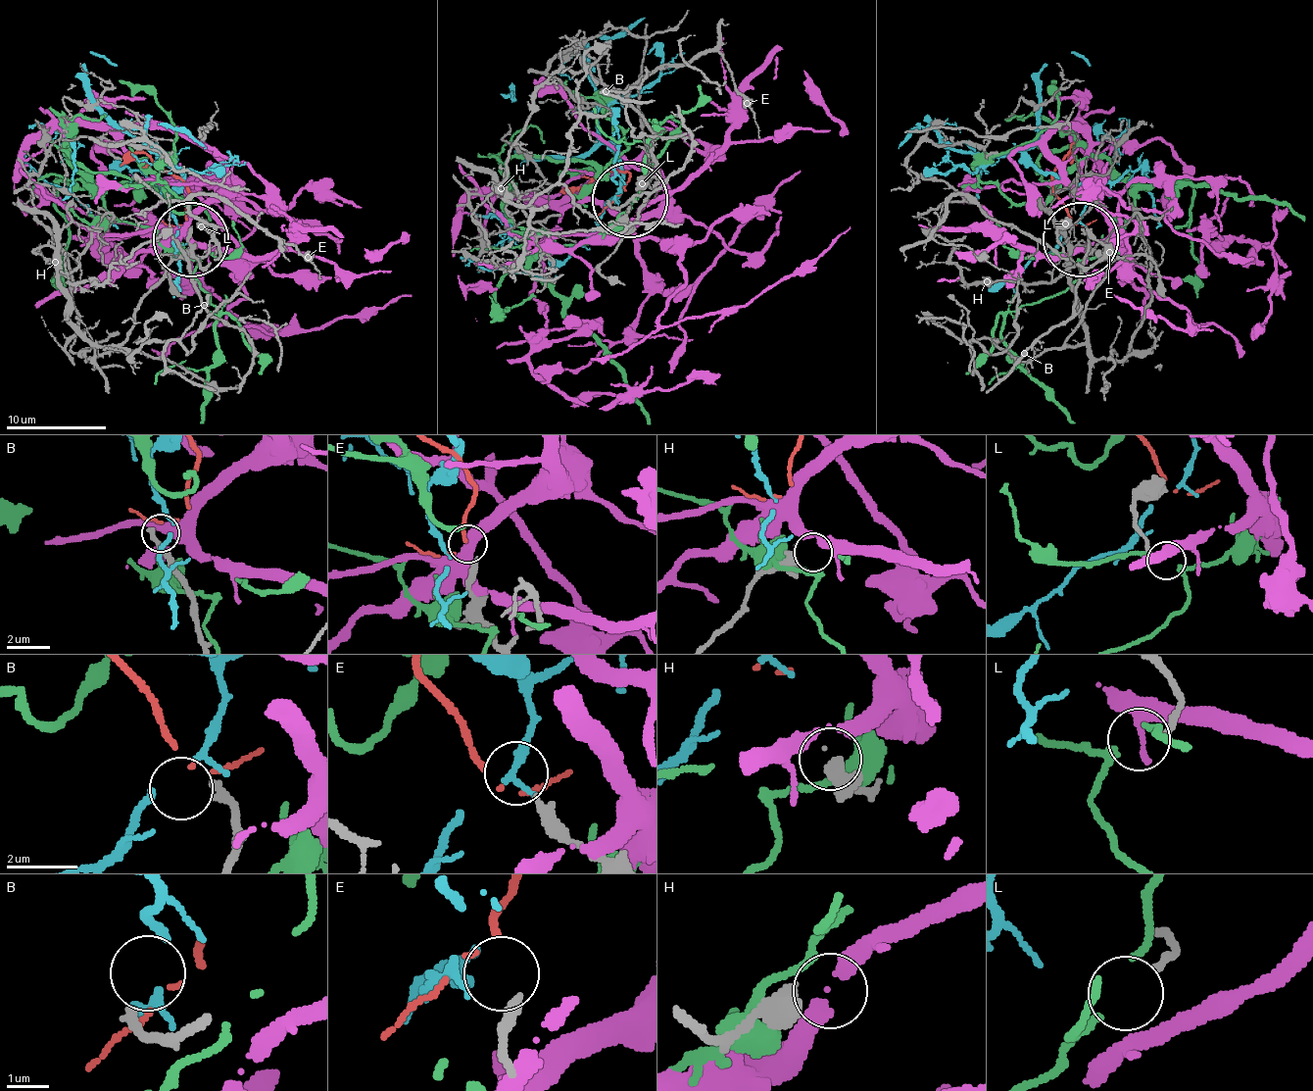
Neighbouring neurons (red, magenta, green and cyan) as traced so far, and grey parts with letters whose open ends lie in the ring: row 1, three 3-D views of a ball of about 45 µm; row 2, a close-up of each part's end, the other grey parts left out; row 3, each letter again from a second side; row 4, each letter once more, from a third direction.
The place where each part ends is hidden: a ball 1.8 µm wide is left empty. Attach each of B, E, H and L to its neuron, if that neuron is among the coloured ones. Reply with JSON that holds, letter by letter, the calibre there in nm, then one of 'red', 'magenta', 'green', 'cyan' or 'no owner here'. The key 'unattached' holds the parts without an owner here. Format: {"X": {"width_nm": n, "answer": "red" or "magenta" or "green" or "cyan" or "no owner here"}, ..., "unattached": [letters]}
{"B": {"width_nm": 240, "answer": "no owner here"}, "E": {"width_nm": 260, "answer": "red"}, "H": {"width_nm": 600, "answer": "no owner here"}, "L": {"width_nm": 170, "answer": "green"}, "unattached": ["B", "H"]}

